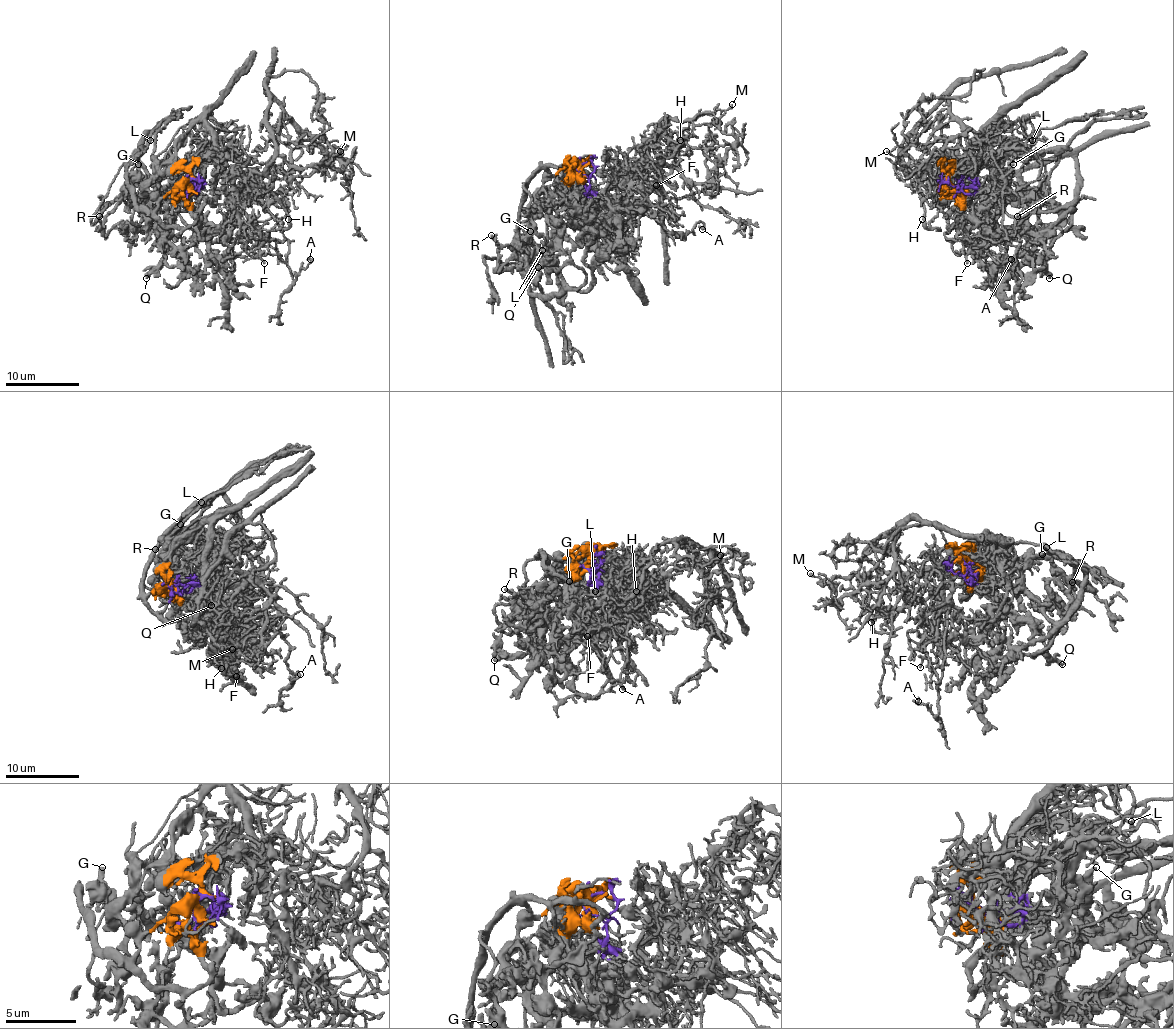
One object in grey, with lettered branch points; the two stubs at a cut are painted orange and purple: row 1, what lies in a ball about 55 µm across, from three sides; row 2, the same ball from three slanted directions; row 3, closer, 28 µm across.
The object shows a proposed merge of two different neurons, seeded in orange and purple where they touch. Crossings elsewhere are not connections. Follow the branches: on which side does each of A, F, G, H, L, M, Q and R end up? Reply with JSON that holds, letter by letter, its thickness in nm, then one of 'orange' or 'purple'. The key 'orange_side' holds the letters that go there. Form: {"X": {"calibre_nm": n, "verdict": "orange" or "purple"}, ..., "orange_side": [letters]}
{"A": {"calibre_nm": 240, "verdict": "purple"}, "F": {"calibre_nm": 160, "verdict": "purple"}, "G": {"calibre_nm": 360, "verdict": "orange"}, "H": {"calibre_nm": 280, "verdict": "purple"}, "L": {"calibre_nm": 190, "verdict": "orange"}, "M": {"calibre_nm": 180, "verdict": "purple"}, "Q": {"calibre_nm": 400, "verdict": "orange"}, "R": {"calibre_nm": 220, "verdict": "orange"}, "orange_side": ["G", "L", "Q", "R"]}

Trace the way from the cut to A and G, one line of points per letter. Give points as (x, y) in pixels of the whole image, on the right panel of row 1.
A: (951, 183), (973, 183), (962, 191), (971, 202), (995, 182), (1019, 240), (1019, 281), (1003, 266), (1012, 259)
G: (951, 183), (946, 185), (957, 196), (966, 196), (979, 213), (986, 189), (1014, 163)

